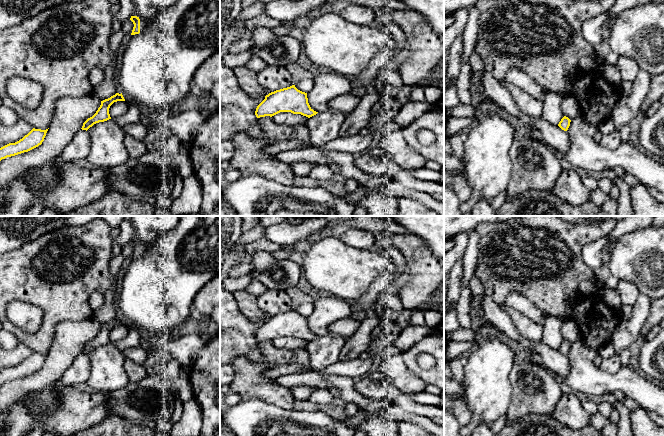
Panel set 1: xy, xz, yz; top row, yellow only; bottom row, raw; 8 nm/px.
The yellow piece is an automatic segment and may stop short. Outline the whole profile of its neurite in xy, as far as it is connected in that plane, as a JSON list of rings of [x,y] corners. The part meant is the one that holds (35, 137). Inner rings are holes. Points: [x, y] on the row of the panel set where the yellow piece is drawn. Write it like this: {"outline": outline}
{"outline": [[[33,128],[27,135],[15,143],[9,143],[0,148],[0,161],[7,157],[28,152],[42,144],[48,129]]]}

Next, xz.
{"outline": [[[295,85],[266,95],[265,99],[257,106],[255,115],[257,118],[272,117],[280,112],[301,114],[308,118],[318,113],[310,107],[307,93],[298,90]]]}

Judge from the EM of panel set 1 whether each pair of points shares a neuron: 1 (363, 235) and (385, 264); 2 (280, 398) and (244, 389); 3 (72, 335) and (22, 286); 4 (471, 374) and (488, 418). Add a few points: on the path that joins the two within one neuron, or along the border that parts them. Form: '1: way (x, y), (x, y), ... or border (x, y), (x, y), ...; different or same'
1: border (349, 245), (372, 251); different
2: way (271, 392), (267, 389), (253, 389); same
3: border (82, 320), (61, 321), (56, 326), (51, 344); different
4: way (482, 385), (487, 390), (487, 407); same

